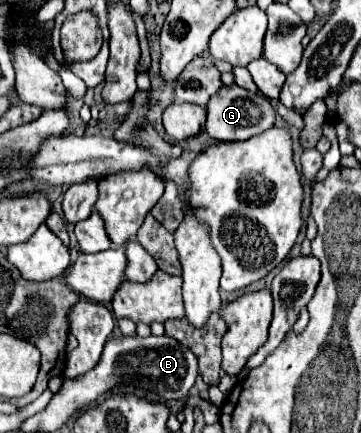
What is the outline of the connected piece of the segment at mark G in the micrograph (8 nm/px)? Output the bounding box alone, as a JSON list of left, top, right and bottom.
[206,84,276,142]

